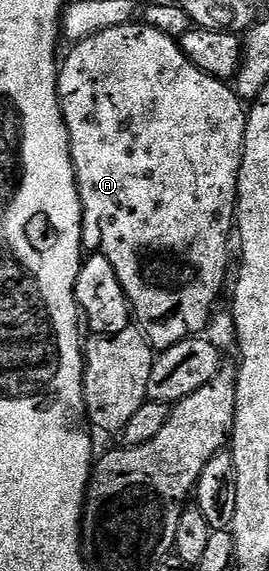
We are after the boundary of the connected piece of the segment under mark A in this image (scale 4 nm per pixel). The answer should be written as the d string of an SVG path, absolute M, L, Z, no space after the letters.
M147 24L136 25L106 28L86 40L75 43L65 58L63 55L58 66L58 96L70 136L70 152L84 213L85 247L98 247L99 253L104 254L106 260L110 260L110 264L114 264L114 272L118 272L118 280L126 292L128 305L131 306L136 321L148 337L153 351L159 352L204 332L212 318L212 309L224 290L224 277L228 274L228 233L231 230L233 233L236 222L236 189L244 151L248 110L240 95L227 81L210 76L193 64L184 54L184 49L180 47L177 39Z

